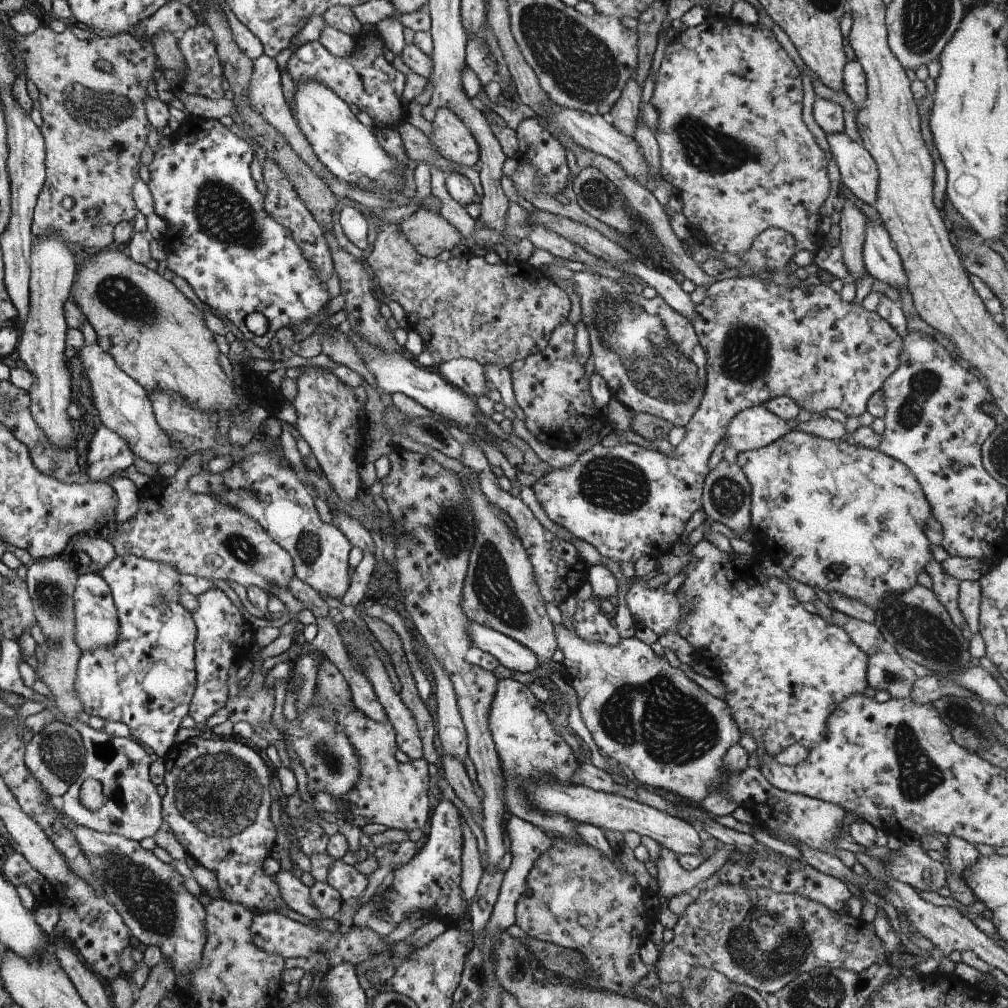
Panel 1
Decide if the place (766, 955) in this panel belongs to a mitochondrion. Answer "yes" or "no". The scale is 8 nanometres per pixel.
yes

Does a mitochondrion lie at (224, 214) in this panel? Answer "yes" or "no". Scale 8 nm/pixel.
yes

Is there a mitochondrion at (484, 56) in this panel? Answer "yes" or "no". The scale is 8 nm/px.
no

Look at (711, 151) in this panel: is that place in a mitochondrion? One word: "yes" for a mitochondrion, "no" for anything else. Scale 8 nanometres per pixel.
yes

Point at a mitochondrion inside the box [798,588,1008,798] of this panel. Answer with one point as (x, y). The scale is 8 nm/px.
(921, 631)

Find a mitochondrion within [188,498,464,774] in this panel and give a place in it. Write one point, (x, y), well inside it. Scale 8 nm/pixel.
(237, 545)

